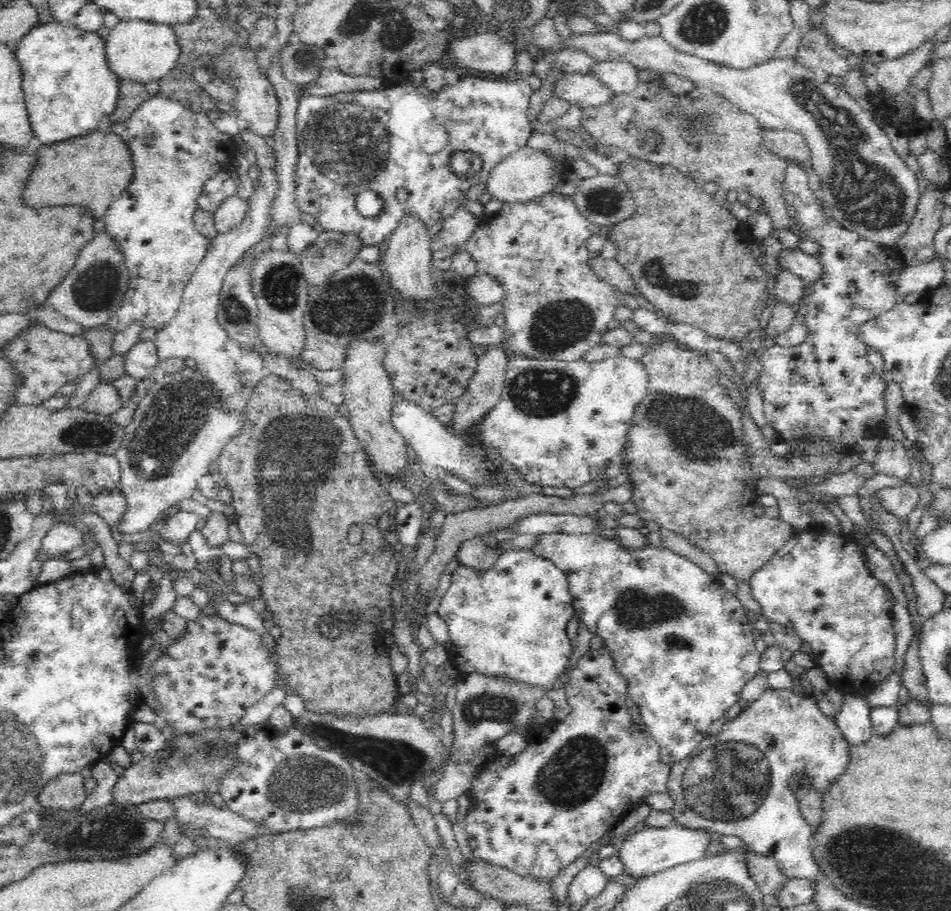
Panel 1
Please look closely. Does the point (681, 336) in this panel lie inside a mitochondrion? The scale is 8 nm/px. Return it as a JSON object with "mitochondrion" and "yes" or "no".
{"mitochondrion":"no"}

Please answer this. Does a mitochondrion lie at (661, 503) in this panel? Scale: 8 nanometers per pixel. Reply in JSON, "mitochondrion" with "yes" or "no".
{"mitochondrion":"no"}

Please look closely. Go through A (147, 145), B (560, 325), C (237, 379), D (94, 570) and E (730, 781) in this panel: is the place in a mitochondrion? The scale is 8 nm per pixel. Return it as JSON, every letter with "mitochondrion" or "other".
{"A":"mitochondrion","B":"mitochondrion","C":"mitochondrion","D":"other","E":"mitochondrion"}

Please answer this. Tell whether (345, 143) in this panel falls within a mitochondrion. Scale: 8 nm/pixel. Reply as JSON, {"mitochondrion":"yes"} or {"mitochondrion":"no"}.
{"mitochondrion":"yes"}

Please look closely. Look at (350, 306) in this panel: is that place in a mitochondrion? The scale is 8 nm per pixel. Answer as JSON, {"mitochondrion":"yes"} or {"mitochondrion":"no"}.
{"mitochondrion":"yes"}

